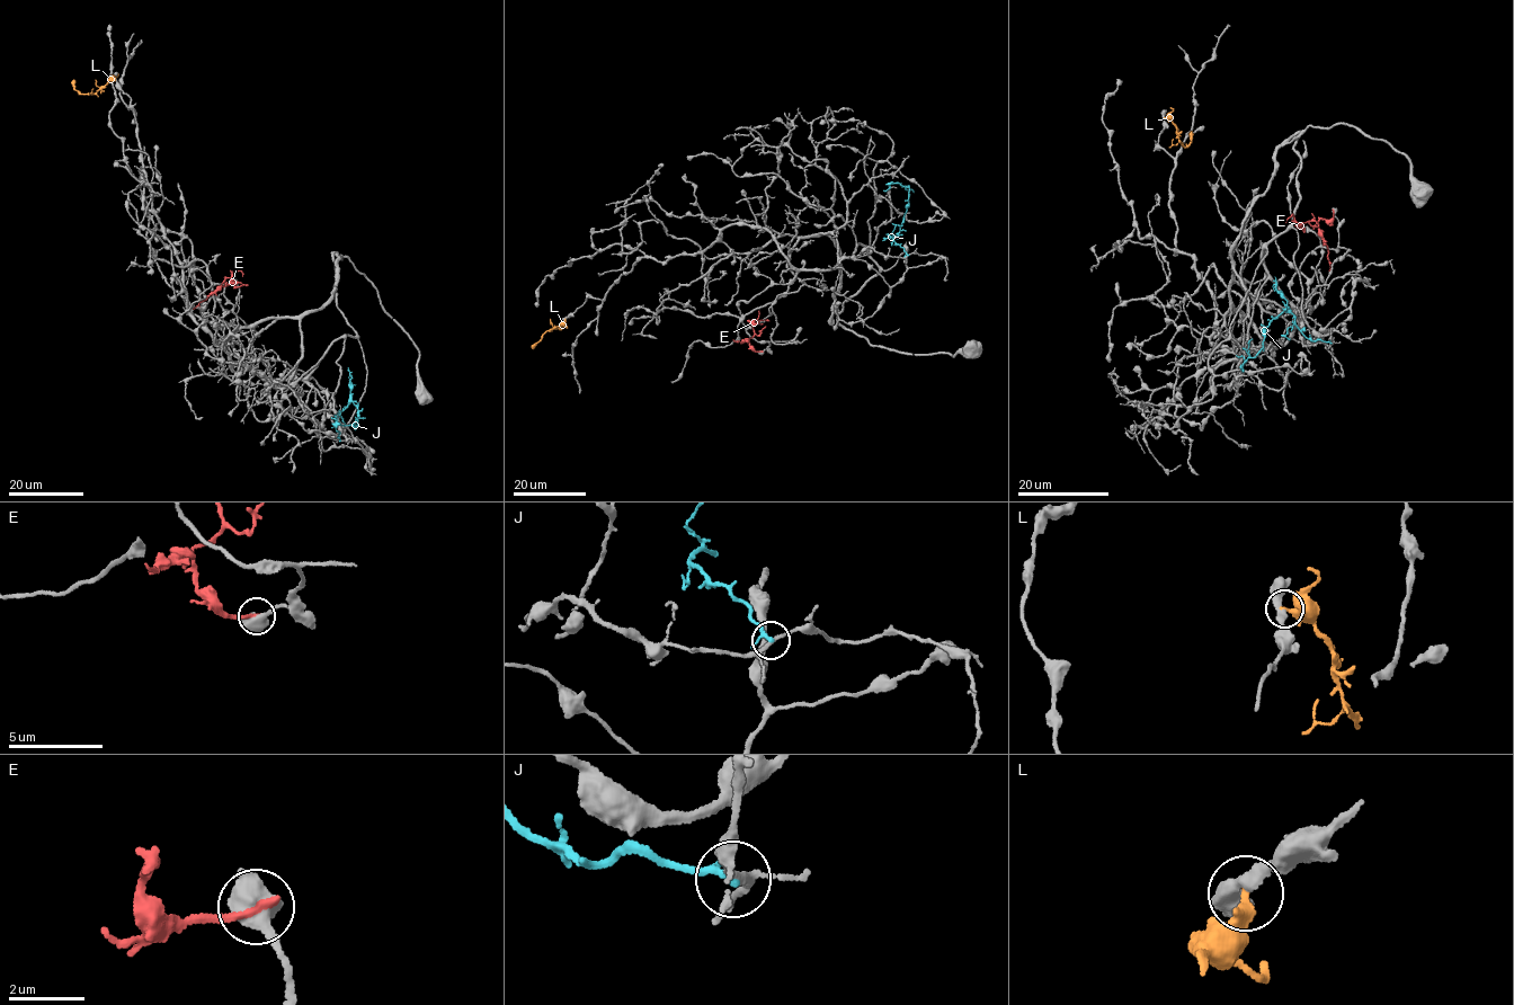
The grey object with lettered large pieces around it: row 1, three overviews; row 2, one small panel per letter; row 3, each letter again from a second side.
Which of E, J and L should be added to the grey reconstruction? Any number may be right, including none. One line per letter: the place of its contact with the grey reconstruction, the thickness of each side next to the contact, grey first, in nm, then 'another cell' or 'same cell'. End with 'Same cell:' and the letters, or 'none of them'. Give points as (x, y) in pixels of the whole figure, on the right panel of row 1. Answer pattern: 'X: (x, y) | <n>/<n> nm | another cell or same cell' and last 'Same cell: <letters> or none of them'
E: (1333, 211) | 850/240 nm | another cell
J: (1330, 343) | 150/170 nm | another cell
L: (1165, 117) | 280/300 nm | another cell
Same cell: none of them

